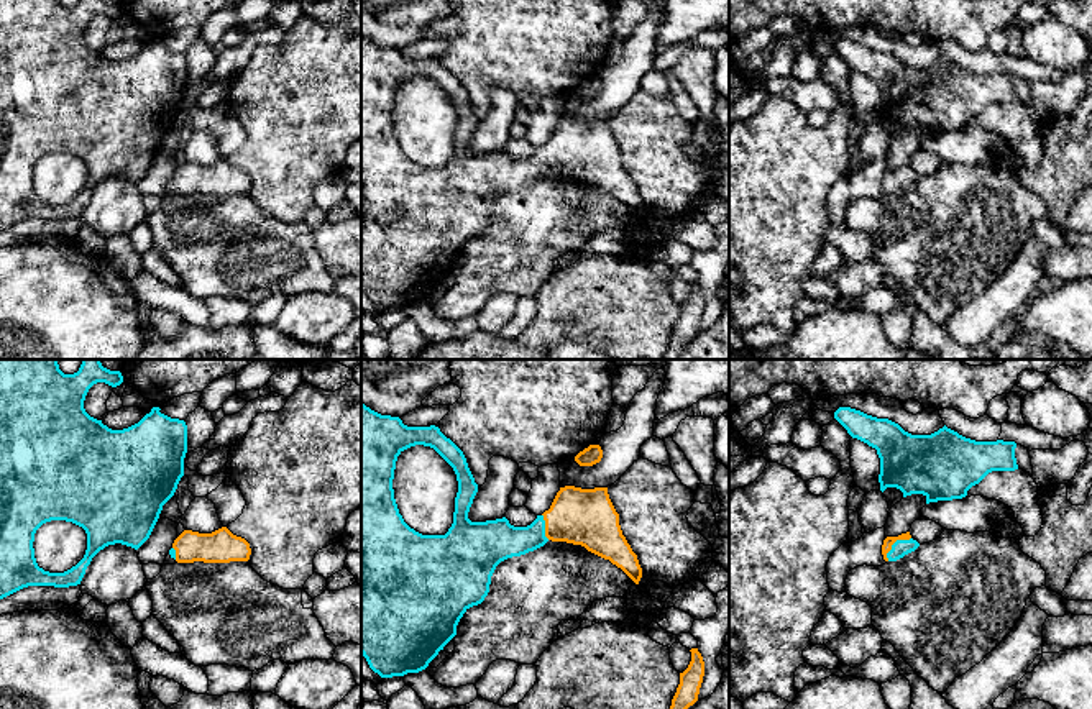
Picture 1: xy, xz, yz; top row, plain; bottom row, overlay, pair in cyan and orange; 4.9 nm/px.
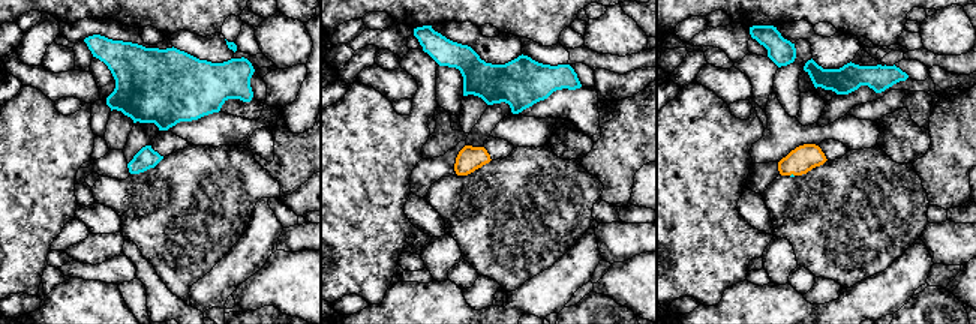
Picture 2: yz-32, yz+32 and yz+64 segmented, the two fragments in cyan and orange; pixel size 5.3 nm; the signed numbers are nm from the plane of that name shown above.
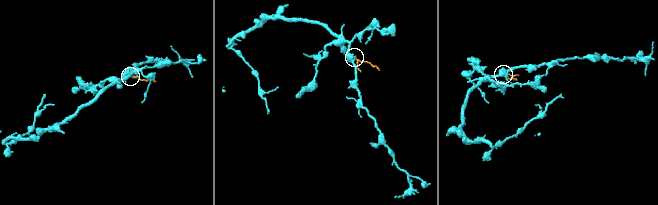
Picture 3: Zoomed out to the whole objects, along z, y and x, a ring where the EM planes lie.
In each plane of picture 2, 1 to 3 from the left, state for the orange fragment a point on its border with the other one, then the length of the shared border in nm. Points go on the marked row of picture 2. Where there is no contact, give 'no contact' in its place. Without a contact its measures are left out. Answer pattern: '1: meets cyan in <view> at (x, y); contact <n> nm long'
1: no contact
2: no contact
3: meets cyan in yz+64 at (792, 174); contact 30 nm long

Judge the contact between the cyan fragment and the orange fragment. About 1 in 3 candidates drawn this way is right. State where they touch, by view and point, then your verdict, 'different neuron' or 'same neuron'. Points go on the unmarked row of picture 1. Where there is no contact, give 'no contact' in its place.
contact yz (894, 176); same neuron

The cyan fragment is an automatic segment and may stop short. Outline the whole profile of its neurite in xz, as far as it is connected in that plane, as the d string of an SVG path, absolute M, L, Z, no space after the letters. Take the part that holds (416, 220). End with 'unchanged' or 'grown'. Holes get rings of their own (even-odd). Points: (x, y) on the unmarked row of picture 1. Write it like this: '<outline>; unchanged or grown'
M361 34L361 287L381 310L425 302L457 268L463 246L484 233L496 199L548 172L581 177L639 217L642 200L622 167L608 120L560 120L550 141L527 159L514 159L506 149L471 154L468 144L476 125L463 84L438 59L407 59L399 49L381 48ZM415 77L434 80L457 107L453 156L445 167L422 167L411 161L394 131L397 89Z; grown

